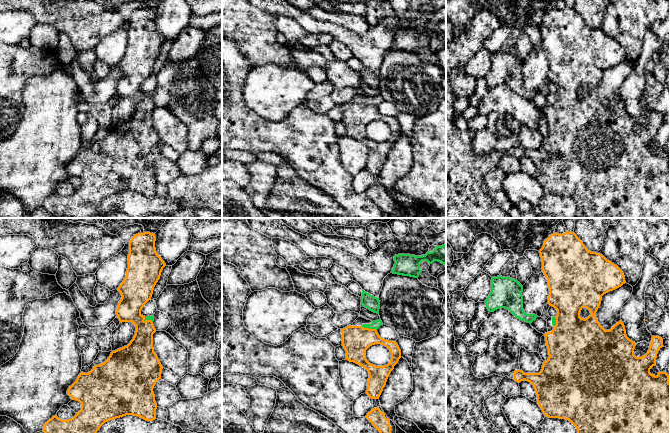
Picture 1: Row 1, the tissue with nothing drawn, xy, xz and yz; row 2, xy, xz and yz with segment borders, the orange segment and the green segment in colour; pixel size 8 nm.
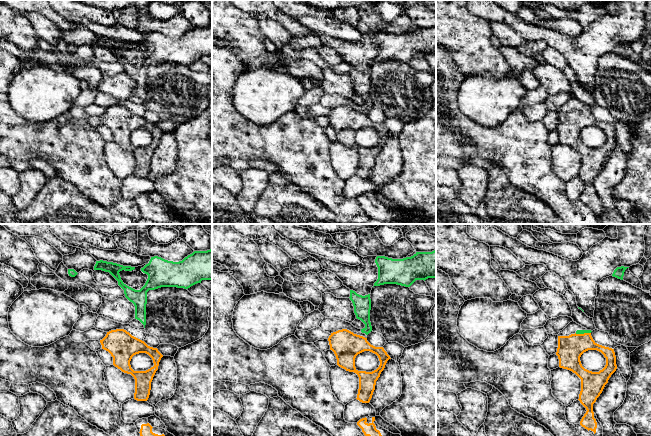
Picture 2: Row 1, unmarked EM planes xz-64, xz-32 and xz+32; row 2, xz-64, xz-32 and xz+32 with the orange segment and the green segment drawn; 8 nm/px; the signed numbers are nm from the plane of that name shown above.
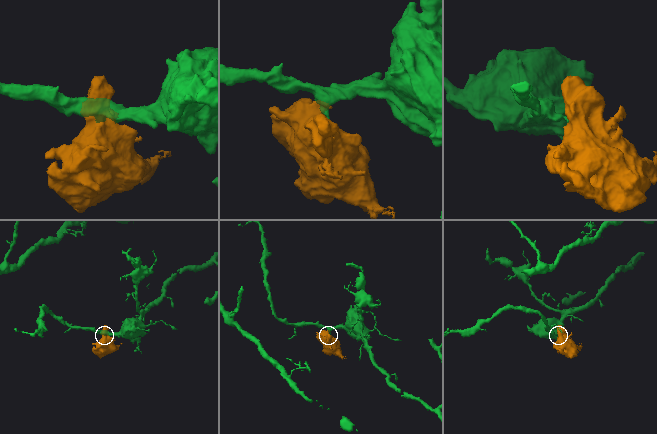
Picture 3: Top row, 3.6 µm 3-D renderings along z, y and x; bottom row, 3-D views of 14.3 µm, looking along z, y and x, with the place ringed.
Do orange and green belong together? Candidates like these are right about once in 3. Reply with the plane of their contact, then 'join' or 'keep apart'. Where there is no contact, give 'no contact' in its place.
xz | keep apart

